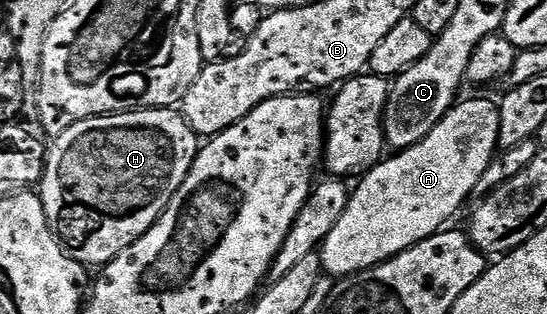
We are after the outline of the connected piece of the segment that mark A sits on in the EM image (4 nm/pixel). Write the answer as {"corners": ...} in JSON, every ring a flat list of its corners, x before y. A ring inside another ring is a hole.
{"corners":[[464,99,451,107,448,114,436,125,436,129,432,129,432,133,424,137,424,141,414,147,399,150,394,156,391,154,383,158,378,166,357,180,358,188,355,186,350,192,344,217,336,221,336,229,328,233,320,248,322,270,327,276,345,277,355,275,357,271,367,271,377,263,383,263,401,251,414,247,421,239,437,235,449,224,446,222,465,205,466,198,474,195,480,177,484,177,488,165,499,150,500,117,495,100]]}

